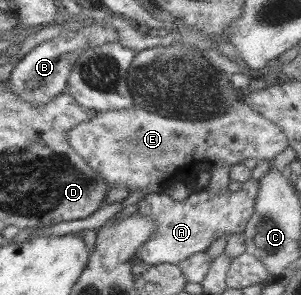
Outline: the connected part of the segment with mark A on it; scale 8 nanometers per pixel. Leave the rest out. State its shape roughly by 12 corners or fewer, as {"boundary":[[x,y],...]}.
{"boundary":[[258,180],[182,201],[149,193],[138,216],[155,229],[138,263],[180,261],[221,236],[240,234],[253,214]]}

